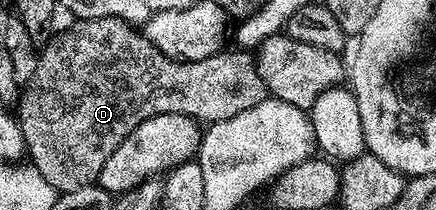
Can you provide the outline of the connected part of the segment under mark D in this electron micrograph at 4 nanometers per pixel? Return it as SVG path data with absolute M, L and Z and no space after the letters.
M116 16L89 18L88 20L76 19L71 23L75 24L69 25L60 36L53 37L47 45L42 45L37 62L37 74L33 74L33 78L22 89L17 100L17 105L19 104L17 119L21 126L21 134L27 143L26 155L29 160L31 156L30 163L38 172L45 173L49 186L53 186L56 193L59 194L69 190L77 190L82 184L96 183L101 174L101 166L105 166L105 162L109 162L109 154L113 154L113 150L117 150L117 146L121 146L121 142L125 142L125 138L129 138L129 134L133 134L133 130L137 130L141 126L141 122L145 122L157 114L191 116L191 104L186 104L183 101L183 76L177 75L178 68L183 64L182 60L170 60L169 57L155 49L142 31L137 32L133 29L136 27Z

